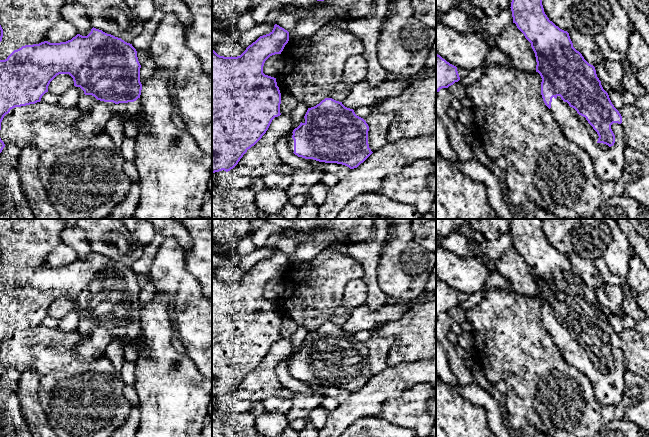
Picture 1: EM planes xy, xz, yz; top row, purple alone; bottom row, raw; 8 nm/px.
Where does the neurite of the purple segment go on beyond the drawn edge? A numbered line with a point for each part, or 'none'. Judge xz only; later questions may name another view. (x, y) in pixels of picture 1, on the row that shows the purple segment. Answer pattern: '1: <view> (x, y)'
1: xz (290, 140)

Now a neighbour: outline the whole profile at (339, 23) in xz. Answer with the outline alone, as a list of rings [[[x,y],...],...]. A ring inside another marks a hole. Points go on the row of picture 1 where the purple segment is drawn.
[[[337,18],[331,20],[328,24],[334,27],[337,27],[339,29],[342,29],[342,30],[347,30],[347,27],[348,27],[348,21],[337,19]]]

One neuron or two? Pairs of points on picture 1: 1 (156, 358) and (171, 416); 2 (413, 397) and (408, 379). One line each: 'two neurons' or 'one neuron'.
1: one neuron
2: two neurons

